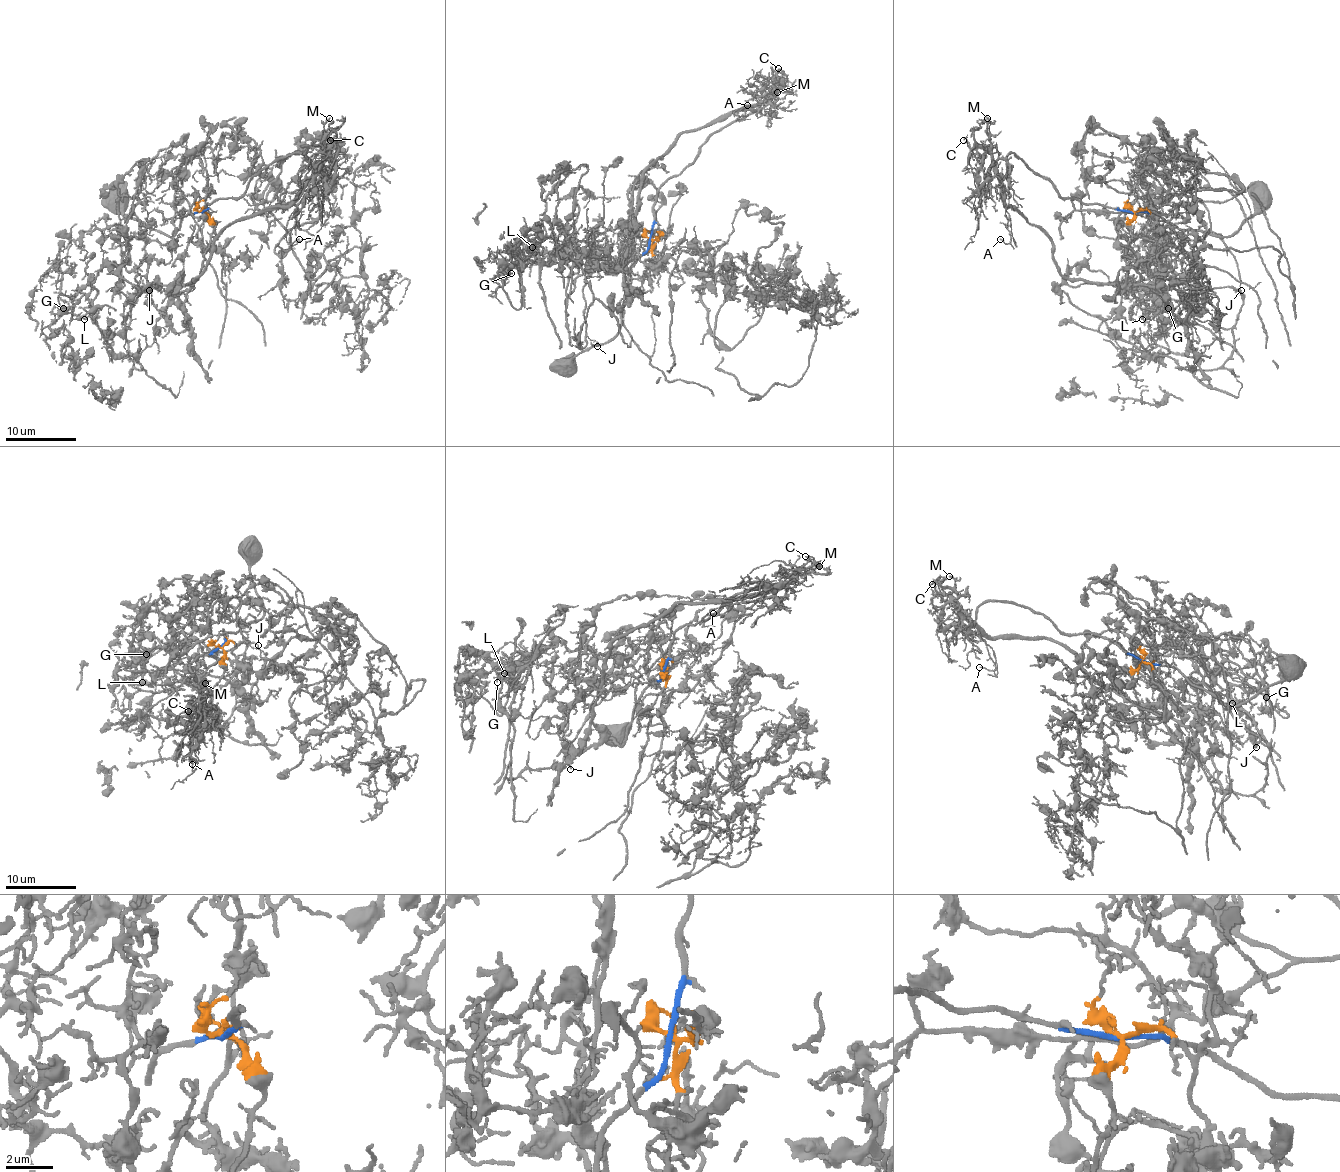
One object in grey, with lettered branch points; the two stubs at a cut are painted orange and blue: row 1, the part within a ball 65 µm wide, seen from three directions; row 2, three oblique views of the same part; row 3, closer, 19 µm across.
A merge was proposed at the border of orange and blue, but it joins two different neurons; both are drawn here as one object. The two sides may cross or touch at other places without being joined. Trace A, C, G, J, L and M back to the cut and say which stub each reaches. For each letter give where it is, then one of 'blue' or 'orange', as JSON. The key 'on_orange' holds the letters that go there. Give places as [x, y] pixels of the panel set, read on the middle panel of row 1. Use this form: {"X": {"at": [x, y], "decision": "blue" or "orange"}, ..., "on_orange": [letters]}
{"A": {"at": [747, 105], "decision": "blue"}, "C": {"at": [778, 68], "decision": "blue"}, "G": {"at": [511, 273], "decision": "orange"}, "J": {"at": [597, 346], "decision": "orange"}, "L": {"at": [532, 247], "decision": "orange"}, "M": {"at": [777, 92], "decision": "blue"}, "on_orange": ["G", "J", "L"]}

